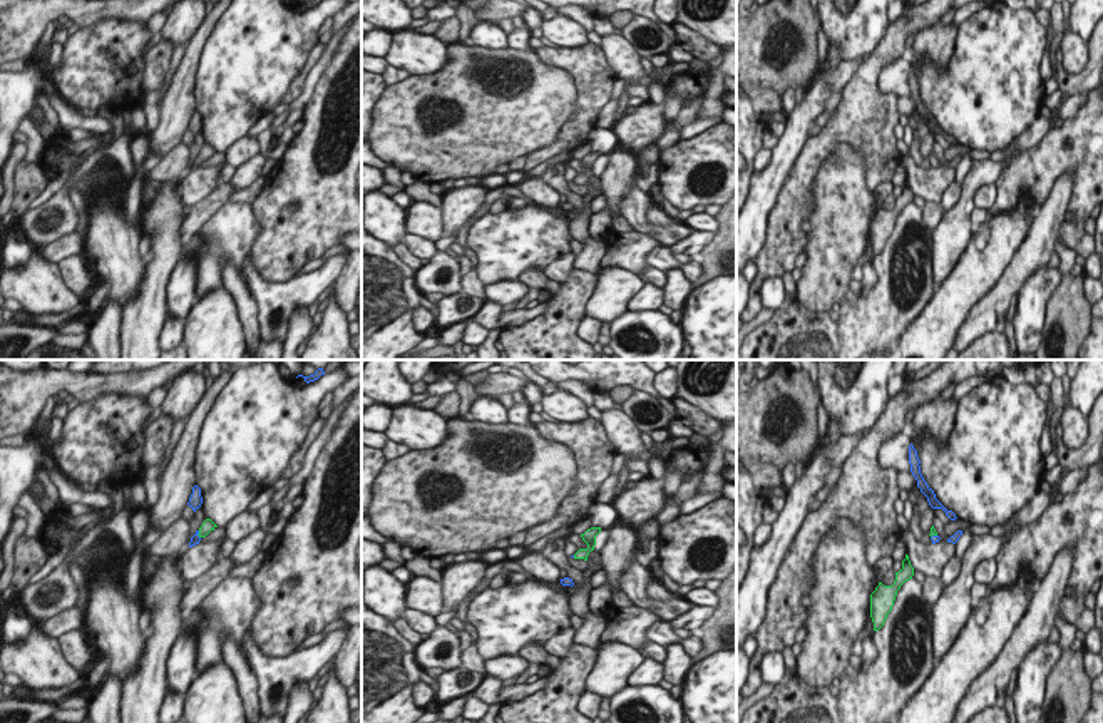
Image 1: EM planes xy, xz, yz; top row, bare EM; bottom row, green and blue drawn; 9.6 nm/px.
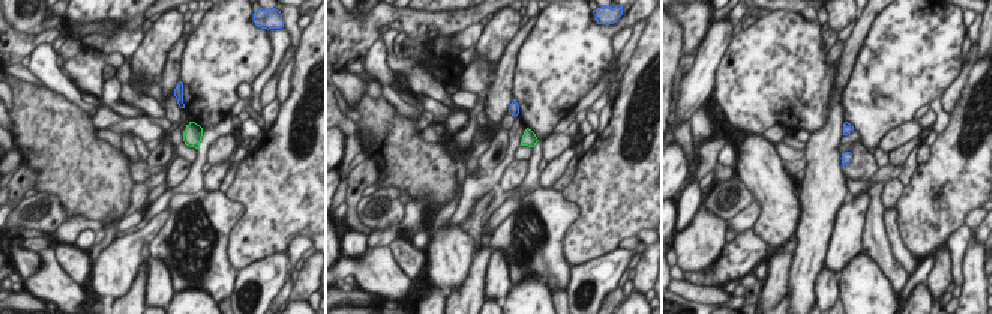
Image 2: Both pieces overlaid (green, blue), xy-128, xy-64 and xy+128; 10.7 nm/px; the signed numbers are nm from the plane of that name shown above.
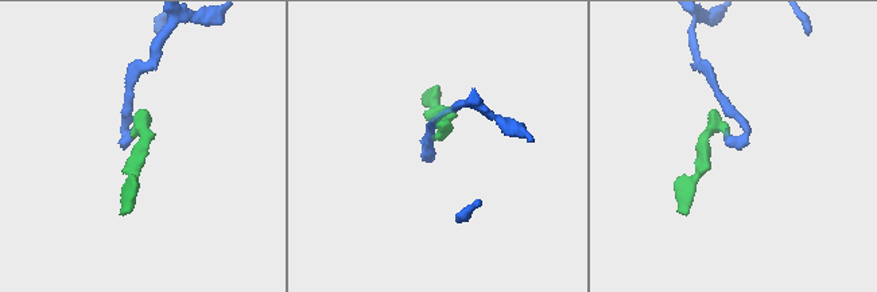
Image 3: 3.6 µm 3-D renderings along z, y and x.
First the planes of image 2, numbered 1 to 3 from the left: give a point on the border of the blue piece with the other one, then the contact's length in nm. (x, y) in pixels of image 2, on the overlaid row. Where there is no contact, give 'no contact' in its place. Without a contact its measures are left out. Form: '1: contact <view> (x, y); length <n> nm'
1: no contact
2: no contact
3: no contact

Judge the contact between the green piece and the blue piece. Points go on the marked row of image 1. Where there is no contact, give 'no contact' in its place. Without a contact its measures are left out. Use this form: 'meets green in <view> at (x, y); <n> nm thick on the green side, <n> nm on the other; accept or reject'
meets green in xy at (198, 534); 120 nm thick on the green side, 90 nm on the other; accept

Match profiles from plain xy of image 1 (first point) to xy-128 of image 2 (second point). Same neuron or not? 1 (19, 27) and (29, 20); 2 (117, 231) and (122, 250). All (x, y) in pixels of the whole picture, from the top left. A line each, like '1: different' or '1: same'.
1: different
2: same

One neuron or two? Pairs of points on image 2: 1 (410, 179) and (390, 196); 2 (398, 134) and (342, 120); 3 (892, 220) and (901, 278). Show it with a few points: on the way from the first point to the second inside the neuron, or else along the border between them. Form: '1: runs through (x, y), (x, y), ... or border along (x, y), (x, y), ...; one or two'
1: border along (380, 187), (396, 187), (404, 200); two
2: border along (356, 125), (359, 132); two
3: border along (886, 226), (893, 256), (910, 275); two

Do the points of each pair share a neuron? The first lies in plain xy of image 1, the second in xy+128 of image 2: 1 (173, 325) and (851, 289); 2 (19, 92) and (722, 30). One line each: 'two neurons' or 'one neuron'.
1: two neurons
2: one neuron

